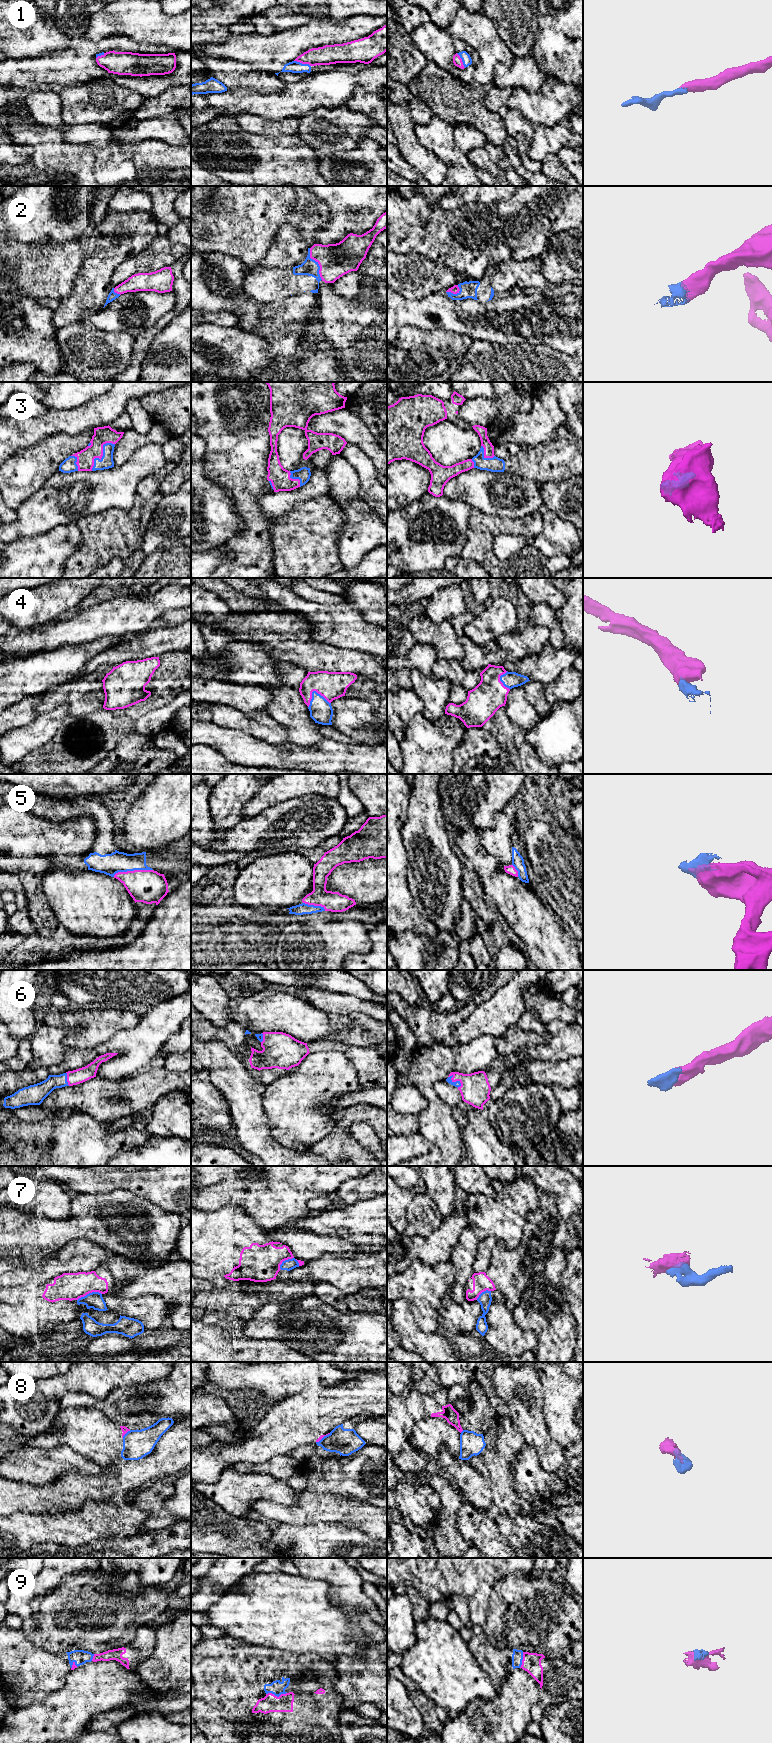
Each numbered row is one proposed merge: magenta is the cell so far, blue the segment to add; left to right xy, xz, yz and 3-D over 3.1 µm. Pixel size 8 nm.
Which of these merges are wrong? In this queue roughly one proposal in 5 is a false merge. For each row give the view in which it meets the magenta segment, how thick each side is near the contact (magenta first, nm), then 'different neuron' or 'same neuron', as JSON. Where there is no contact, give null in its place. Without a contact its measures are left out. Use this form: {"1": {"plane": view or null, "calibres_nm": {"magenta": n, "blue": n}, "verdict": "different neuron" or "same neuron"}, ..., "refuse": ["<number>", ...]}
{"1": {"plane": "xz", "calibres_nm": {"magenta": 160, "blue": 100}, "verdict": "same neuron"}, "2": {"plane": "xz", "calibres_nm": {"magenta": 280, "blue": 140}, "verdict": "same neuron"}, "3": {"plane": "xy", "calibres_nm": {"magenta": 140, "blue": 110}, "verdict": "same neuron"}, "4": {"plane": "xz", "calibres_nm": {"magenta": 220, "blue": 180}, "verdict": "same neuron"}, "5": {"plane": "xy", "calibres_nm": {"magenta": 280, "blue": 170}, "verdict": "same neuron"}, "6": {"plane": "yz", "calibres_nm": {"magenta": 240, "blue": 50}, "verdict": "same neuron"}, "7": {"plane": "xy", "calibres_nm": {"magenta": 220, "blue": 130}, "verdict": "different neuron"}, "8": {"plane": "xz", "calibres_nm": {"magenta": 20, "blue": 200}, "verdict": "different neuron"}, "9": {"plane": "xz", "calibres_nm": {"magenta": 140, "blue": 120}, "verdict": "same neuron"}, "refuse": ["7", "8"]}

